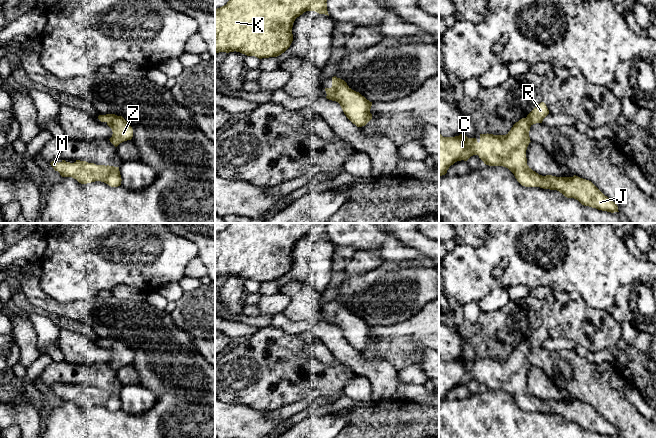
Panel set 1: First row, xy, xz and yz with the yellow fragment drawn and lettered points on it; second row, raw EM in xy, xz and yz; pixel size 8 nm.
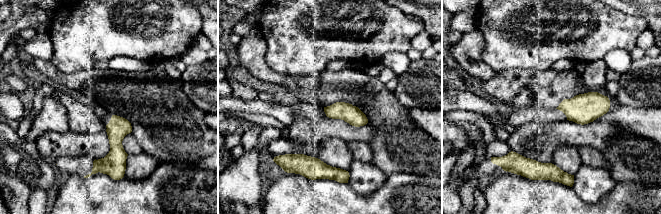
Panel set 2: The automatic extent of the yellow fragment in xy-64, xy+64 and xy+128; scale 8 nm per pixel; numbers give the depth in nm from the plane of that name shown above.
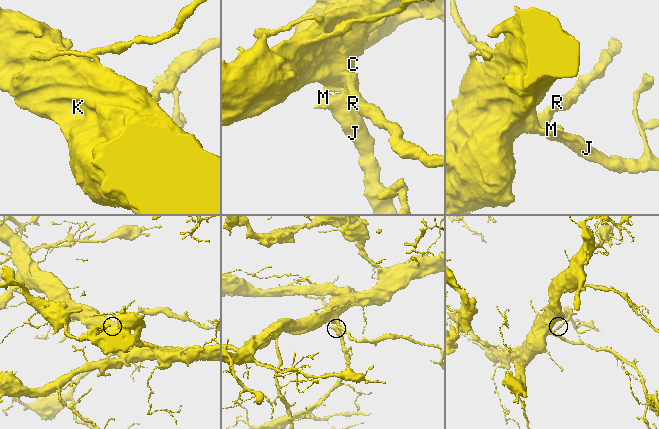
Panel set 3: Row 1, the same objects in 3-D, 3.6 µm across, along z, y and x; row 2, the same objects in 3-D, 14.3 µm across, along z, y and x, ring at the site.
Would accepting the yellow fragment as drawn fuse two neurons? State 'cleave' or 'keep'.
keep

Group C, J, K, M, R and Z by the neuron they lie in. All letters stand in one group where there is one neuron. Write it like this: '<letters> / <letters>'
C J K M R Z

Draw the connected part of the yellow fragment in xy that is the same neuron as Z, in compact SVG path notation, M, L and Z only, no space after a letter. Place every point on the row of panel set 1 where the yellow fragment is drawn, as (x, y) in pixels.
M106 114L99 115L98 119L101 122L106 122L107 125L112 129L113 134L109 140L115 147L124 141L132 139L133 129L122 116Z

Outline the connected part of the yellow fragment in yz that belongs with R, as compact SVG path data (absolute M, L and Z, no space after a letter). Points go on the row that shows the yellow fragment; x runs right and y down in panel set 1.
M541 102L526 118L516 122L506 135L480 134L479 143L476 138L468 138L464 133L455 137L443 137L439 133L439 176L445 175L455 162L467 161L471 156L478 155L486 165L508 168L522 186L557 190L584 206L611 213L619 212L617 204L591 181L576 175L542 176L527 165L526 150L531 142L530 127L542 123L548 114L546 104Z

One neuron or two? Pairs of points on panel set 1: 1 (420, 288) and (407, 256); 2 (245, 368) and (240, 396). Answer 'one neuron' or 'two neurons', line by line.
1: two neurons
2: one neuron

